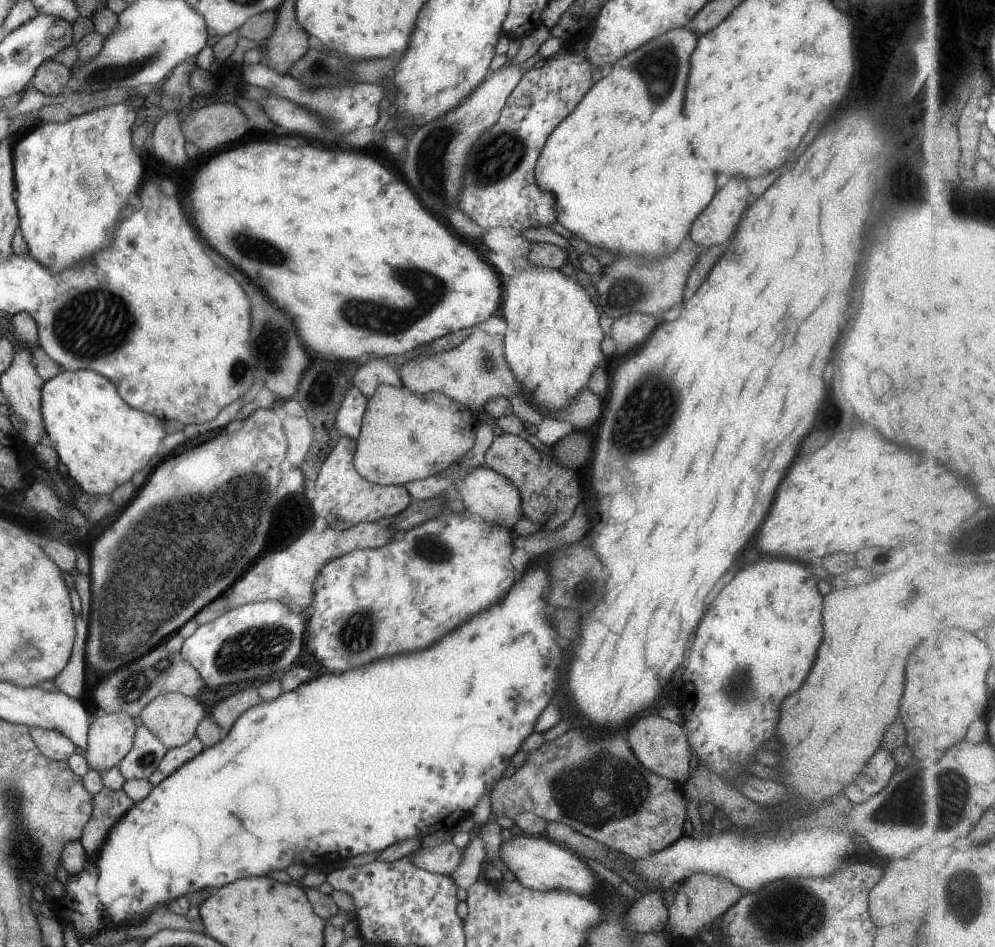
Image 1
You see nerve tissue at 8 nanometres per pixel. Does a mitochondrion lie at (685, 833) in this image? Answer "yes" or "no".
no

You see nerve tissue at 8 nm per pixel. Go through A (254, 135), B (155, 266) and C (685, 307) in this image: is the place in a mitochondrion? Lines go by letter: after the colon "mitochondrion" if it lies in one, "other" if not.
A: other
B: other
C: other

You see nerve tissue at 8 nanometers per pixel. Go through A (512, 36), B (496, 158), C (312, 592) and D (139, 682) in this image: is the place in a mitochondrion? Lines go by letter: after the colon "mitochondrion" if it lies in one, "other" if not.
A: other
B: mitochondrion
C: other
D: mitochondrion

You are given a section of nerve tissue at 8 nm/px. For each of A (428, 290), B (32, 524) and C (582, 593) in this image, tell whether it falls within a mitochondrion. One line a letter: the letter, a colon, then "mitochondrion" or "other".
A: mitochondrion
B: other
C: other

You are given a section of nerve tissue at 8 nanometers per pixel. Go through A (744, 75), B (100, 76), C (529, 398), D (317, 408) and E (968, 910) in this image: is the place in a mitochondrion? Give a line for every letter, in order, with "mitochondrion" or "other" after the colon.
A: other
B: mitochondrion
C: other
D: other
E: mitochondrion

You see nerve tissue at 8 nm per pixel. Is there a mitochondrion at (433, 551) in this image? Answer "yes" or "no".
yes

